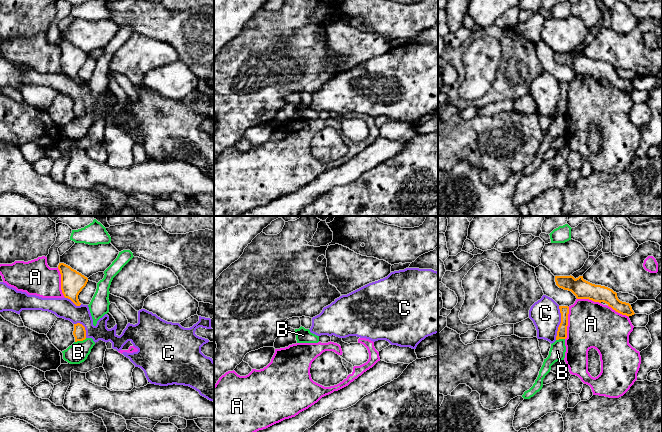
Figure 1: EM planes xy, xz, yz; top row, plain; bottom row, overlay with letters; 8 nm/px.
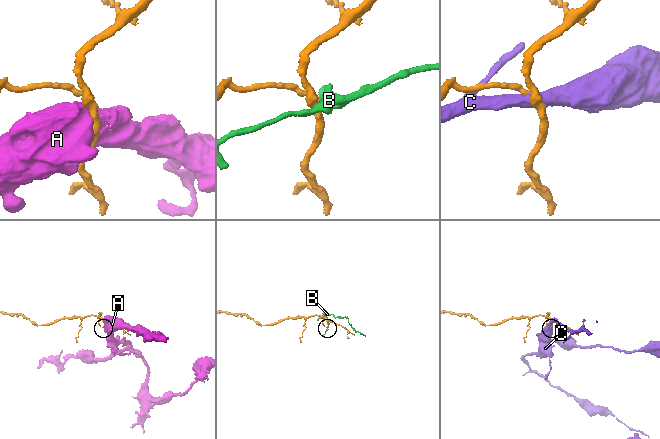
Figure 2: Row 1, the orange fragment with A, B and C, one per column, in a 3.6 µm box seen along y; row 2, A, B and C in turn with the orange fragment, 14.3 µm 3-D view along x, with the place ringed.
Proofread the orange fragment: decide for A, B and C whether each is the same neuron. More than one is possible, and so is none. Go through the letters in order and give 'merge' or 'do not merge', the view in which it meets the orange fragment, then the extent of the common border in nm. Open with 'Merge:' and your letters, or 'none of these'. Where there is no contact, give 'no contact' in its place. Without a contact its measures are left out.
Merge: none of these
A: do not merge; contact in yz; length 260 nm
B: do not merge; contact in xy; length 100 nm
C: do not merge; contact in yz; length 280 nm

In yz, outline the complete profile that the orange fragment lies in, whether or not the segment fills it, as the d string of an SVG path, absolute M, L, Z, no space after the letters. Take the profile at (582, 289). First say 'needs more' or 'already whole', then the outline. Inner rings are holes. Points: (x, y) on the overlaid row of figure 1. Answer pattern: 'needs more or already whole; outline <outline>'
already whole; outline M555 276L556 285L564 290L571 291L577 299L589 299L594 302L604 302L616 312L632 316L634 311L629 303L618 299L617 293L612 289L592 284L583 279L583 276L574 278L573 276Z

